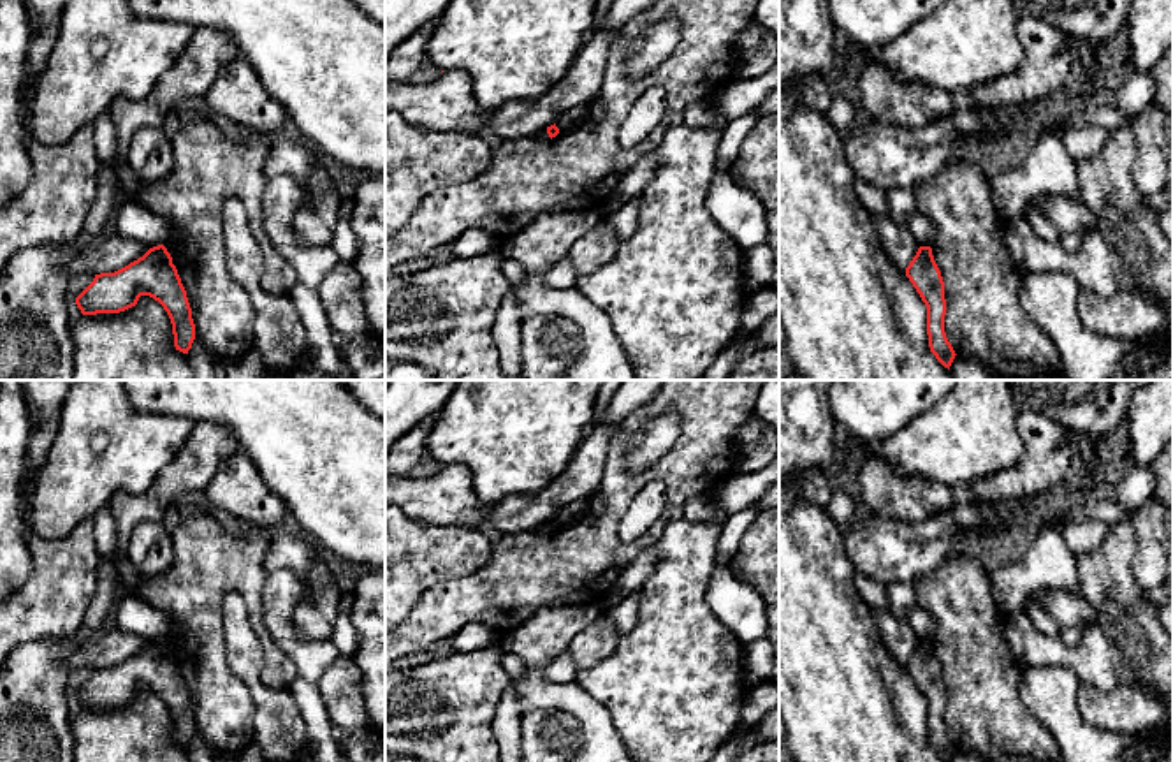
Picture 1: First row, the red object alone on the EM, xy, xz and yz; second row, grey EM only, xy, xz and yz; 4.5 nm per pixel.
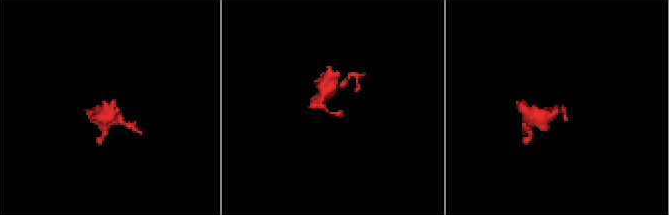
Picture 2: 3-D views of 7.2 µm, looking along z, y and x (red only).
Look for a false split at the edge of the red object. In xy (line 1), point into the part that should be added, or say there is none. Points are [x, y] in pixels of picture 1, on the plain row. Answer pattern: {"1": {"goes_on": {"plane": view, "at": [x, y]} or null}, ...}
{"1": {"goes_on": null}}

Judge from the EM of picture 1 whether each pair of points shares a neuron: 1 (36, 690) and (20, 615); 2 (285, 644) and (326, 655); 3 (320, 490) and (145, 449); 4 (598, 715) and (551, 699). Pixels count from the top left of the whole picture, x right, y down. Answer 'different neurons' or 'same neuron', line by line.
1: different neurons
2: same neuron
3: different neurons
4: same neuron

